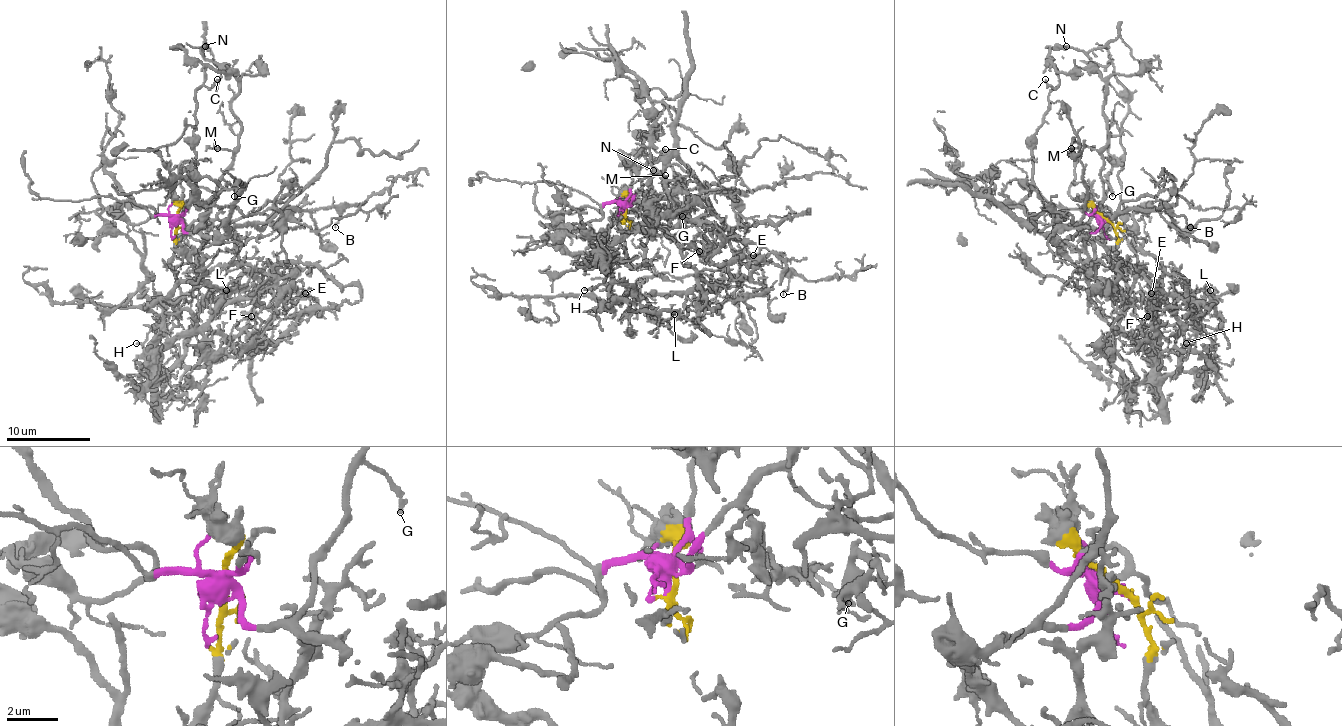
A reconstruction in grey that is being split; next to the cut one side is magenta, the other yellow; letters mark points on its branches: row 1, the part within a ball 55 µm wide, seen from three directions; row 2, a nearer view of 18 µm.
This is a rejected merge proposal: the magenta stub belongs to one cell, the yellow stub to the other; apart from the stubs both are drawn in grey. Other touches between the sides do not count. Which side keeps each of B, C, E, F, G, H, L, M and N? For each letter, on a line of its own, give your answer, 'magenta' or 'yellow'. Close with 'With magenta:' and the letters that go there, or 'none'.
B: magenta
C: magenta
E: yellow
F: yellow
G: magenta
H: yellow
L: yellow
M: magenta
N: magenta
With magenta: B, C, G, M, N

